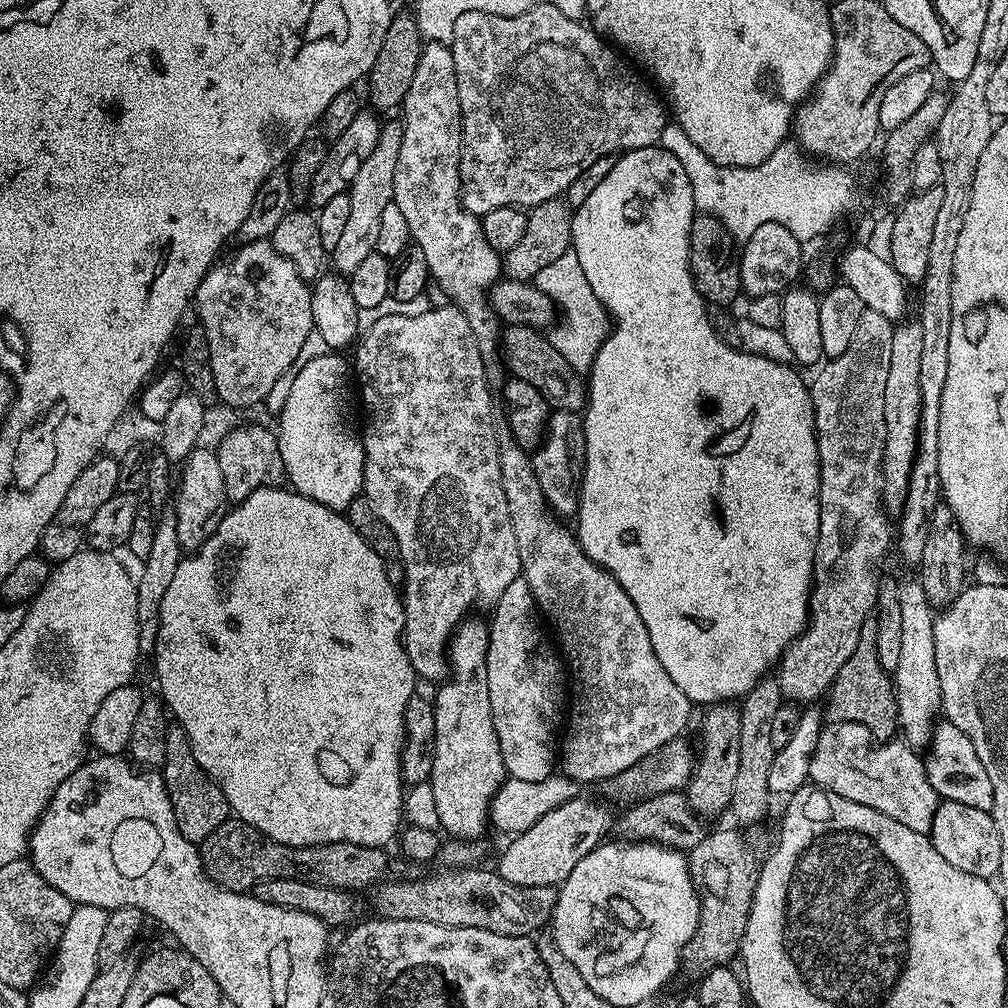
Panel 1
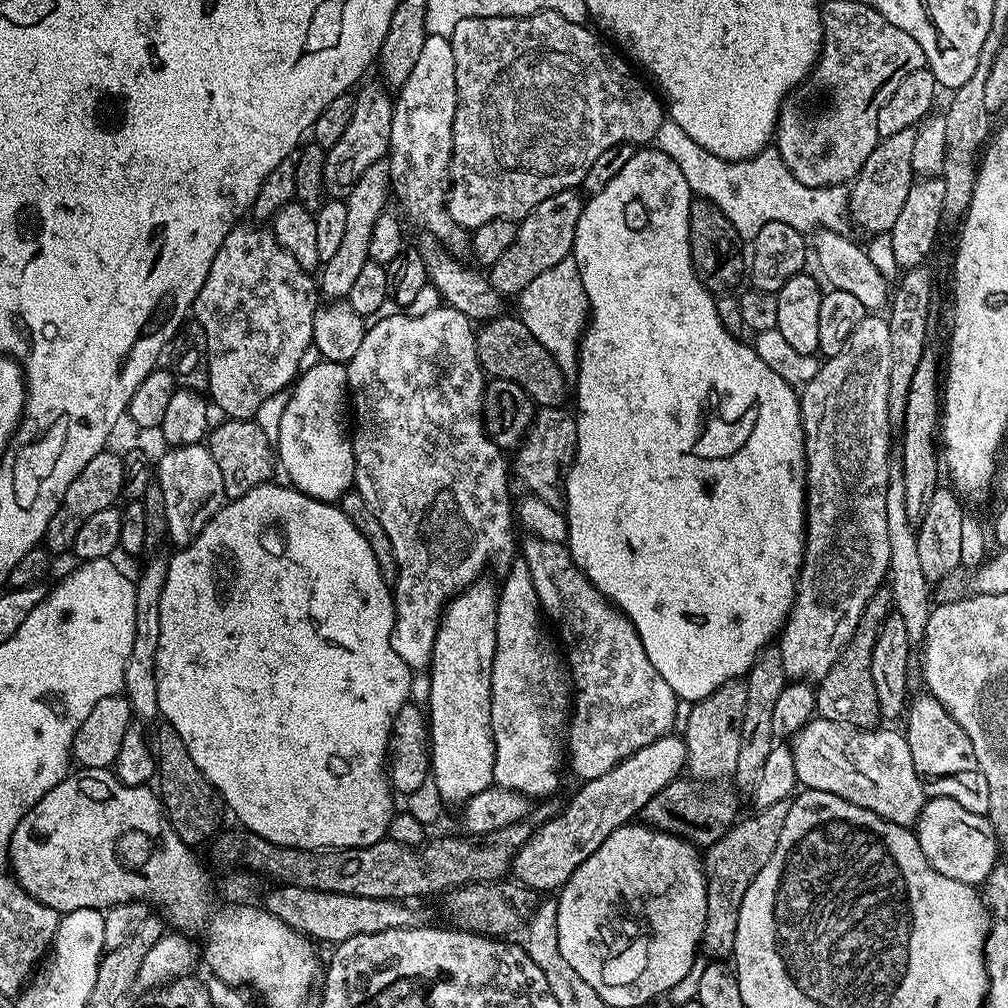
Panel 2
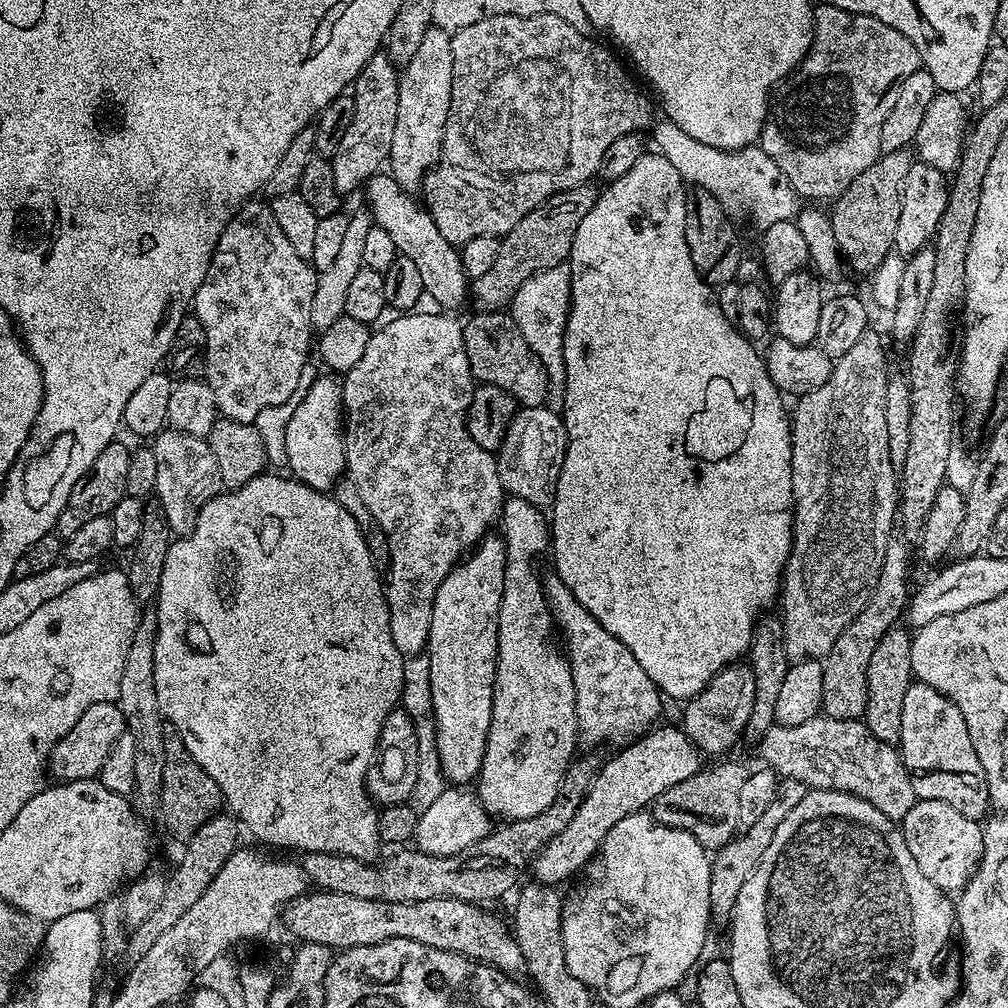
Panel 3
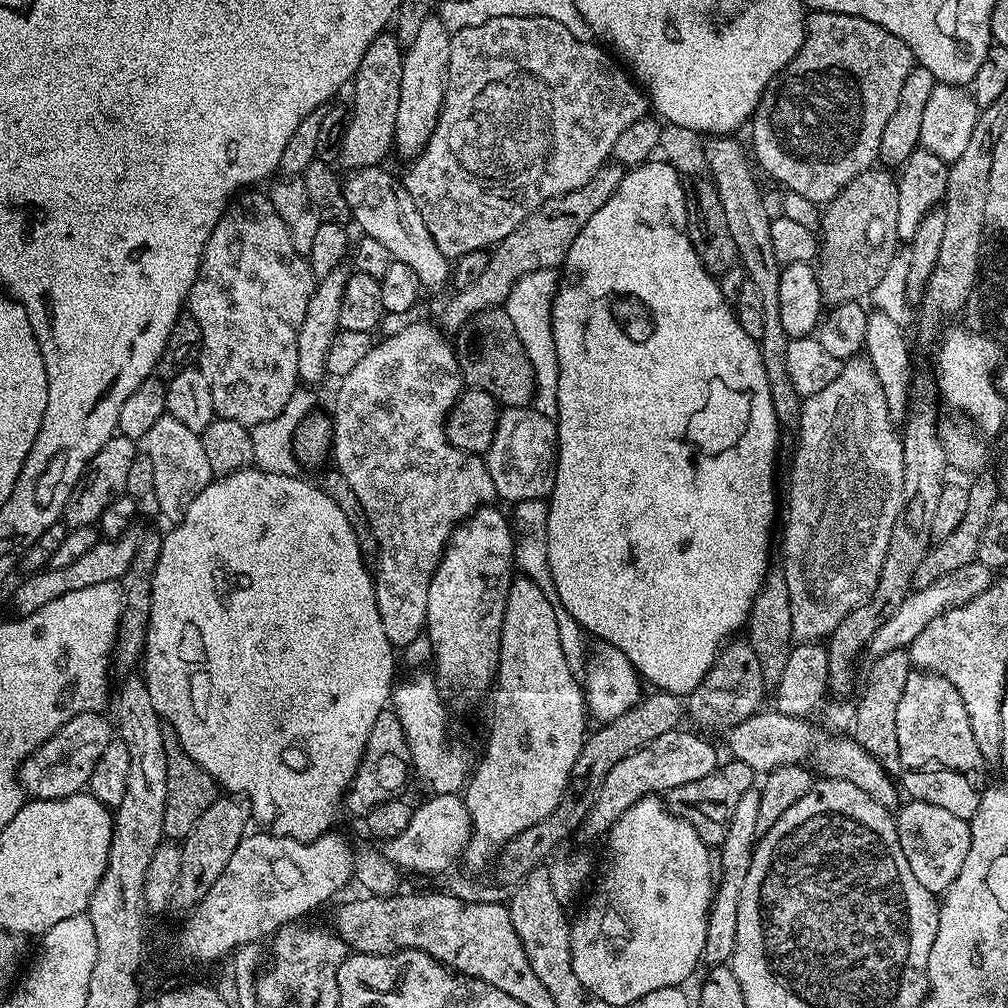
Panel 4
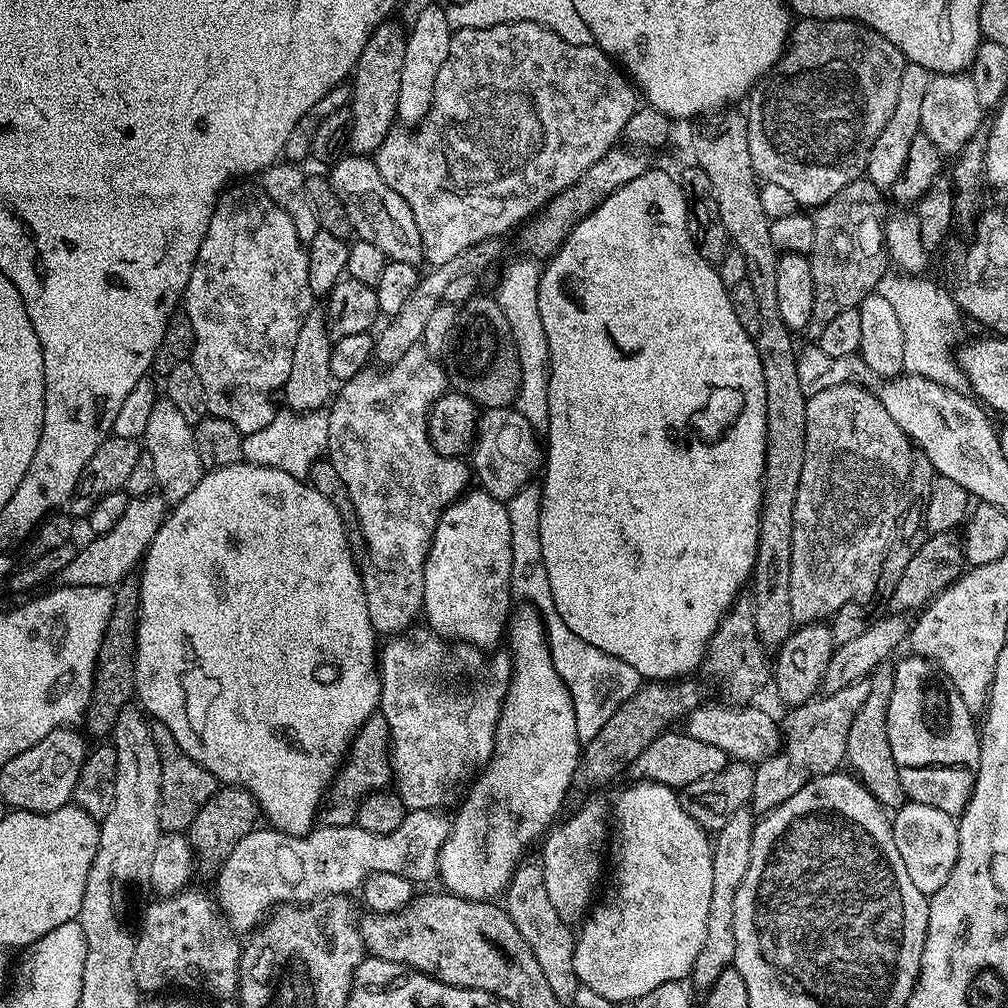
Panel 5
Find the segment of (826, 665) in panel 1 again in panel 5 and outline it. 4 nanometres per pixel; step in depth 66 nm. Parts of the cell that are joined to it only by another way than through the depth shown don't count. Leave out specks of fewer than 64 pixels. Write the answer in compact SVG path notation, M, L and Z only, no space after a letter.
M843 384L830 390L822 390L822 394L808 397L806 402L806 458L802 461L802 478L798 480L798 498L794 498L794 550L790 554L790 614L794 614L796 624L818 624L831 621L842 606L857 602L868 602L878 592L878 578L882 574L882 562L886 558L886 550L890 546L890 538L897 524L902 519L904 504L904 488L909 487L912 479L912 458L914 445L908 436L886 414L886 406L876 396L875 391L861 388L859 384Z

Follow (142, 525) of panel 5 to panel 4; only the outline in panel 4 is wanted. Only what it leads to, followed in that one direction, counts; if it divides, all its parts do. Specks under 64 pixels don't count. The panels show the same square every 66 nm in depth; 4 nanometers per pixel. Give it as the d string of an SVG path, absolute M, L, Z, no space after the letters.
M132 530L122 538L116 540L106 540L100 538L97 544L78 562L73 562L70 566L61 569L51 567L43 568L40 572L34 572L23 577L24 581L16 588L16 593L12 596L12 608L17 617L34 614L34 610L42 610L46 602L54 602L54 598L62 598L62 594L70 594L70 590L82 590L85 586L98 586L98 582L119 581L124 576L130 562L133 561L134 552L137 549L139 535Z

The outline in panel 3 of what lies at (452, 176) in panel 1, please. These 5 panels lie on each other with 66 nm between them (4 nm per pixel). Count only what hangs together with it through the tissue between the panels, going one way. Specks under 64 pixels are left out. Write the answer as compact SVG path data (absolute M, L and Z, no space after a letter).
M430 27L422 37L422 42L410 58L408 64L403 65L400 72L400 89L398 90L398 122L394 126L394 142L390 142L390 154L386 165L387 171L407 192L413 194L421 191L424 176L440 160L442 150L442 134L446 130L446 118L450 114L450 90L454 78L454 50L450 33L438 27Z

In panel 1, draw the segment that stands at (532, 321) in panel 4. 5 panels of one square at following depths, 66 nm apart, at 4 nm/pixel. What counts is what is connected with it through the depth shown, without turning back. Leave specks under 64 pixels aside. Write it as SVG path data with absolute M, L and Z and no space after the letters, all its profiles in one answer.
M569 250L559 255L554 262L538 270L534 281L538 290L552 299L558 309L558 319L547 329L548 341L566 358L568 365L578 373L587 374L602 342L610 331L610 317L602 306L598 294L590 290L590 282L586 282L586 274L582 274L582 265L578 263L578 254Z

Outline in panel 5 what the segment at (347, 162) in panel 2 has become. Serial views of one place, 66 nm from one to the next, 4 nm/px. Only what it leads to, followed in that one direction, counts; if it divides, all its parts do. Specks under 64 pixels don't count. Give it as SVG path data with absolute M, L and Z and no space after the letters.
M399 19L384 20L370 34L362 58L358 58L356 71L350 77L352 86L352 129L348 135L348 148L353 153L371 157L382 146L386 134L397 123L398 86L402 82L402 61L406 58L408 34Z

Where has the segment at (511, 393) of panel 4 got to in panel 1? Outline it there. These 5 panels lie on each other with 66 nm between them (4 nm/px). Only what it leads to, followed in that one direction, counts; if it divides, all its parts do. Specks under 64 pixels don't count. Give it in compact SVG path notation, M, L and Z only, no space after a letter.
M510 324L503 329L498 345L499 351L504 356L504 364L509 368L511 375L518 380L530 382L530 386L534 386L534 390L538 390L542 394L542 398L553 409L562 412L580 412L586 403L586 380L581 373L576 372L566 362L566 358L562 358L562 354L558 354L558 350L554 350L554 346L548 341L547 335L541 329L532 328L529 324Z

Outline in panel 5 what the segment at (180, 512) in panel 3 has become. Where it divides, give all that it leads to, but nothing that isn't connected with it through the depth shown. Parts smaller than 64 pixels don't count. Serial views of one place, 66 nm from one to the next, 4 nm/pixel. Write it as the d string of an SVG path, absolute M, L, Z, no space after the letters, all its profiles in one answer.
M167 398L157 399L142 437L142 448L154 462L156 488L168 502L186 498L186 494L190 494L190 490L194 490L204 476L206 466L201 462L198 446L194 442L193 425L178 411L178 406L174 406L174 402Z

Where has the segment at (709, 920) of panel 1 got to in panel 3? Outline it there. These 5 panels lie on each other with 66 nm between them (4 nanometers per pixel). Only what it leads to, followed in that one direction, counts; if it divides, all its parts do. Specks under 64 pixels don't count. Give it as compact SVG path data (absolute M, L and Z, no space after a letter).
M781 779L776 786L776 793L762 813L762 818L754 822L754 826L743 829L739 834L733 836L732 841L725 848L719 849L711 857L712 873L710 874L710 910L712 911L711 923L727 925L732 918L732 911L738 902L738 894L742 894L742 886L746 886L746 878L754 874L758 862L762 862L762 854L770 847L770 841L774 839L774 830L778 830L778 822L802 802L802 798L810 789L797 780Z

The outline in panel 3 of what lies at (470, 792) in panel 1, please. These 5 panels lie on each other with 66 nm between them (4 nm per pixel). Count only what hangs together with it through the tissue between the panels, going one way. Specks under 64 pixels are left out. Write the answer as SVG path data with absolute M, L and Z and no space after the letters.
M489 534L480 541L478 547L469 552L459 564L453 568L452 573L438 586L438 594L434 594L434 606L430 618L430 634L428 635L428 692L432 695L432 708L430 715L436 722L436 745L438 746L438 758L442 762L444 779L452 786L468 786L480 775L480 767L484 761L486 742L490 734L490 718L492 717L492 695L494 694L494 682L496 681L496 655L498 654L498 610L502 606L502 582L506 582L506 546L499 535Z

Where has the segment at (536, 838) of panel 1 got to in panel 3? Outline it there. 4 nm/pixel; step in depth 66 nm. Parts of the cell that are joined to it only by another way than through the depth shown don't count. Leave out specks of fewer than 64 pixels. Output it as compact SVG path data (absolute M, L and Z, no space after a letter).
M653 727L645 732L639 740L633 740L632 743L623 745L617 751L620 752L617 756L603 761L600 773L596 776L596 781L592 783L592 789L586 794L582 806L578 806L578 814L574 814L574 822L570 822L570 826L566 826L566 830L562 830L562 834L550 838L547 846L537 854L534 861L534 872L536 868L535 879L539 883L560 886L563 880L570 879L572 875L575 877L584 865L600 851L606 834L610 834L610 830L614 826L618 826L618 822L622 822L622 818L635 812L645 811L652 801L658 798L658 794L662 794L662 790L670 790L670 786L678 786L678 782L686 782L686 778L690 778L700 771L702 753L699 748L694 746L691 738L679 727L660 727Z

